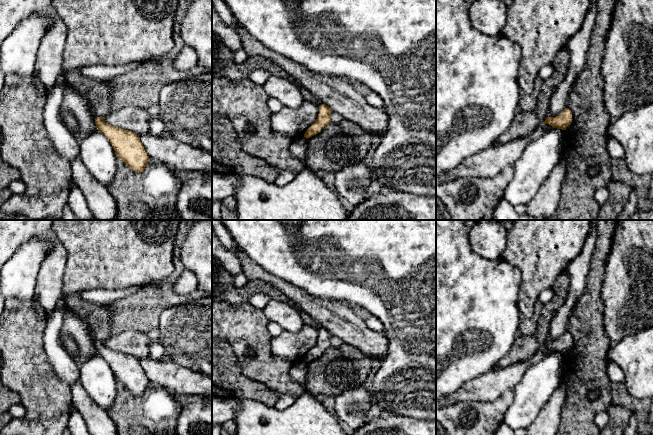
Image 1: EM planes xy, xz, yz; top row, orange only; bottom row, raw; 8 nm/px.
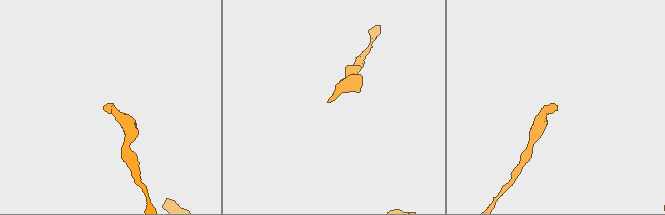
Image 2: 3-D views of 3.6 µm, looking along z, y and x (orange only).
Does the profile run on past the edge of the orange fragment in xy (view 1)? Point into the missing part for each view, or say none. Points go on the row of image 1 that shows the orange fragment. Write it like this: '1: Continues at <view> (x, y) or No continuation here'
1: No continuation here

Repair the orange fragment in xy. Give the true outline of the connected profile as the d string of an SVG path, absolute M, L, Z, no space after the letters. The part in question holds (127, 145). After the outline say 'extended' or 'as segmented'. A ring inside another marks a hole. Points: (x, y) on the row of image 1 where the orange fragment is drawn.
M103 117L95 118L95 124L97 130L101 131L109 140L116 156L133 171L144 171L150 158L138 135L106 123Z; as segmented

